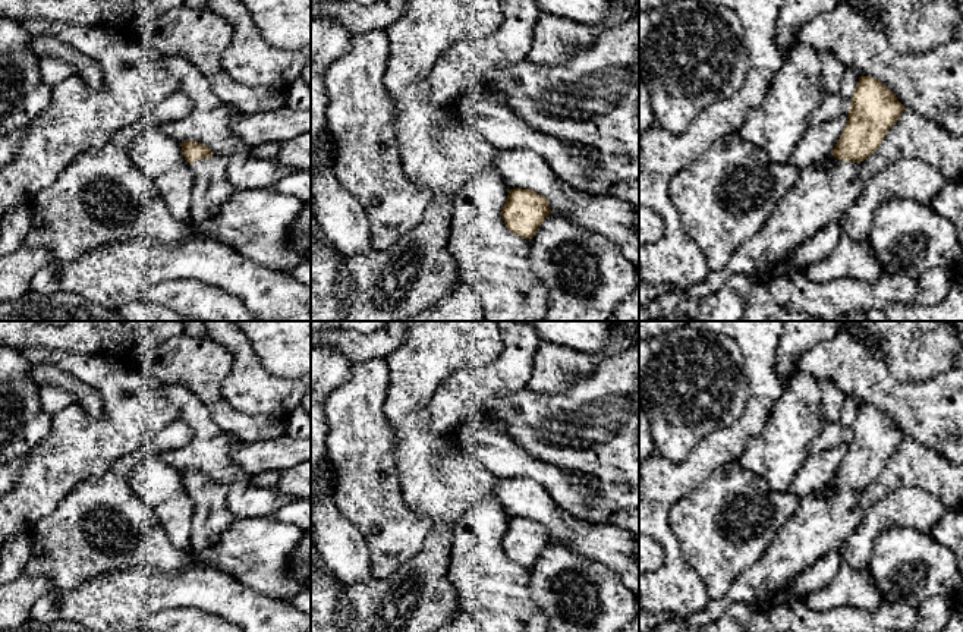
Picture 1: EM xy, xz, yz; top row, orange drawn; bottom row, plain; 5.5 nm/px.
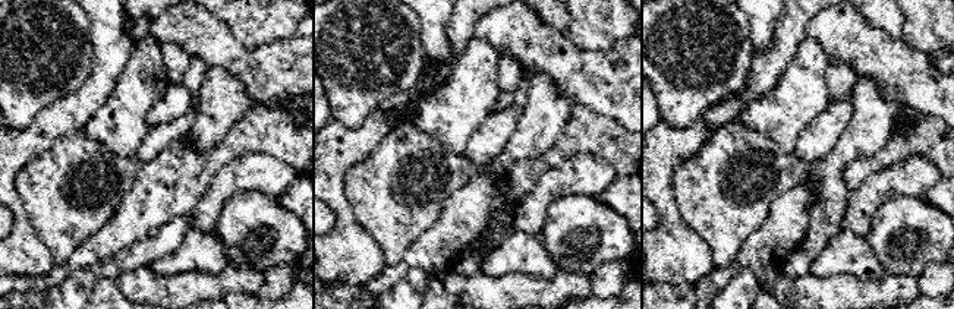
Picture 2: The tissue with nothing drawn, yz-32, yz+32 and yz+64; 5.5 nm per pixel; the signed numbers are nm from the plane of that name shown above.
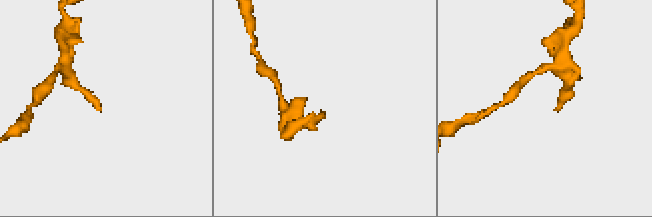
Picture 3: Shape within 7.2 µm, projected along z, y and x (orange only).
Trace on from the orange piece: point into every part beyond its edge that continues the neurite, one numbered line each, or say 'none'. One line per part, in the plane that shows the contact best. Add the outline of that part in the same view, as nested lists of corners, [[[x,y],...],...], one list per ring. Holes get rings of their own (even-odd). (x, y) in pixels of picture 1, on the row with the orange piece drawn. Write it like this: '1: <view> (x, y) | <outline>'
1: xy (211, 188) | [[[213,154],[211,158],[189,164],[195,179],[189,224],[196,238],[210,239],[205,232],[207,224],[235,191],[226,176],[227,161],[227,157]]]

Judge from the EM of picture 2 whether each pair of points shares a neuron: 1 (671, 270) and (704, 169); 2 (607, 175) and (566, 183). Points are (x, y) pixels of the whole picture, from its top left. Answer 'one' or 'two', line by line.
1: two
2: one

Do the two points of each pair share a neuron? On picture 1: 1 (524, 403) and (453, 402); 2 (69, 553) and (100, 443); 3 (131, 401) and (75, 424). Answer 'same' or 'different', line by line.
1: different
2: different
3: same

